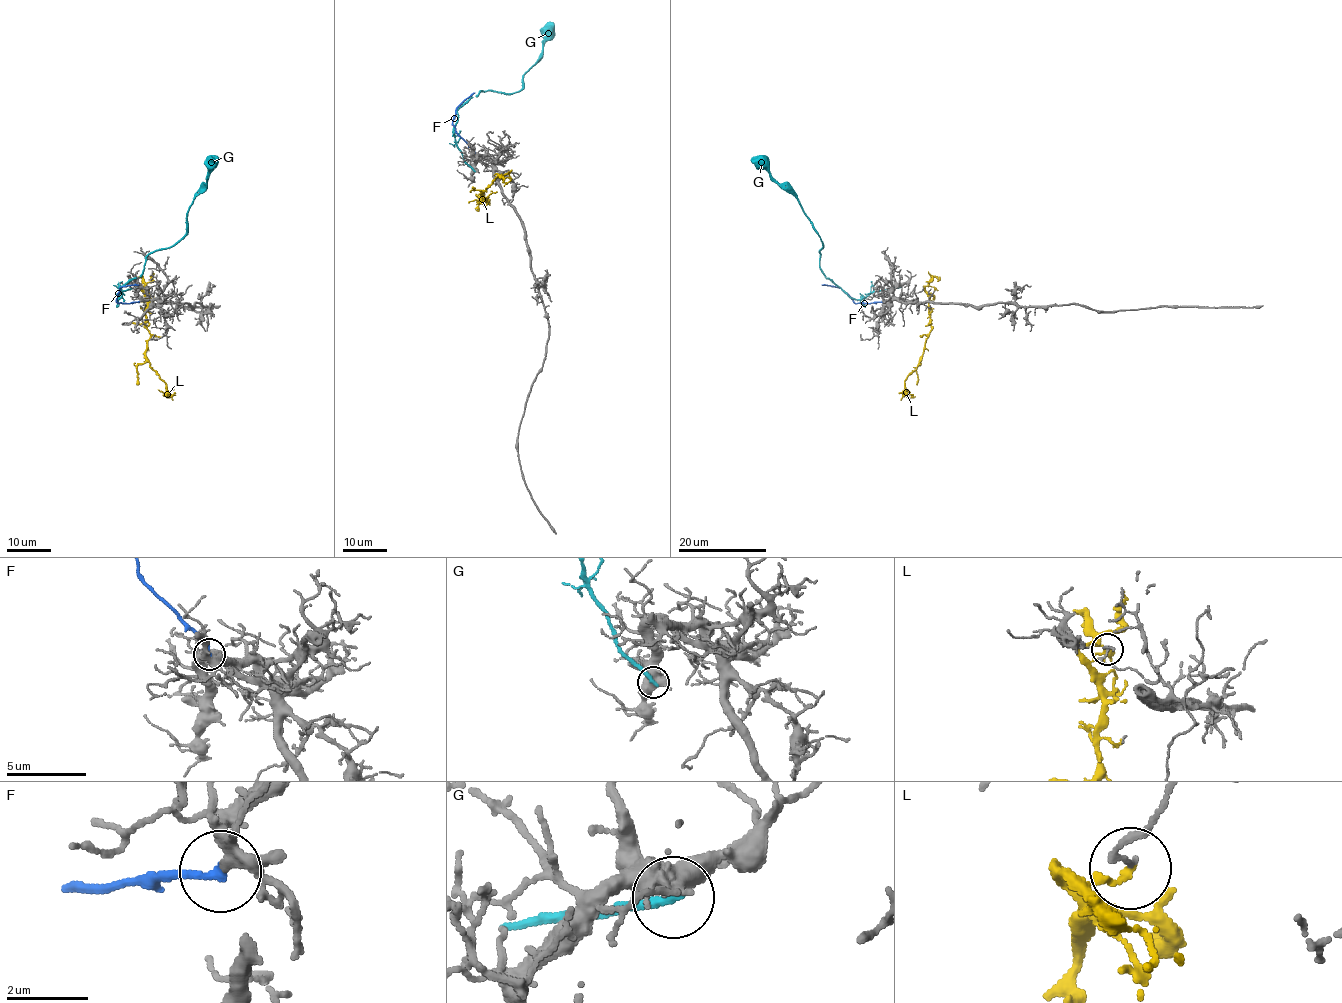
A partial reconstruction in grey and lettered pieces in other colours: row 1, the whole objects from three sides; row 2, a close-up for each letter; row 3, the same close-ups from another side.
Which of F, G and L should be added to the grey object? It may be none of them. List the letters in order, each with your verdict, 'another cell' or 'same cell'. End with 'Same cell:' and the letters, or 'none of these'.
F: same cell
G: another cell
L: another cell
Same cell: F

